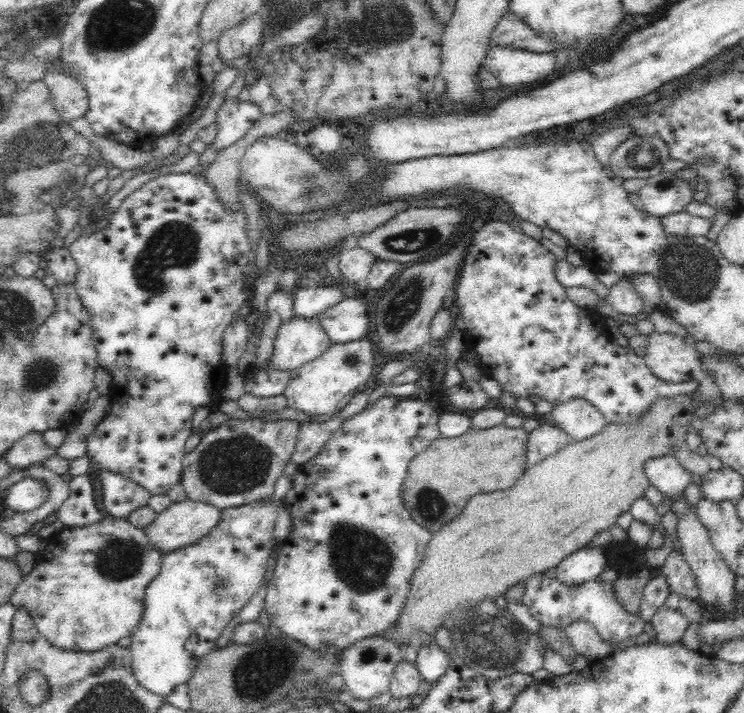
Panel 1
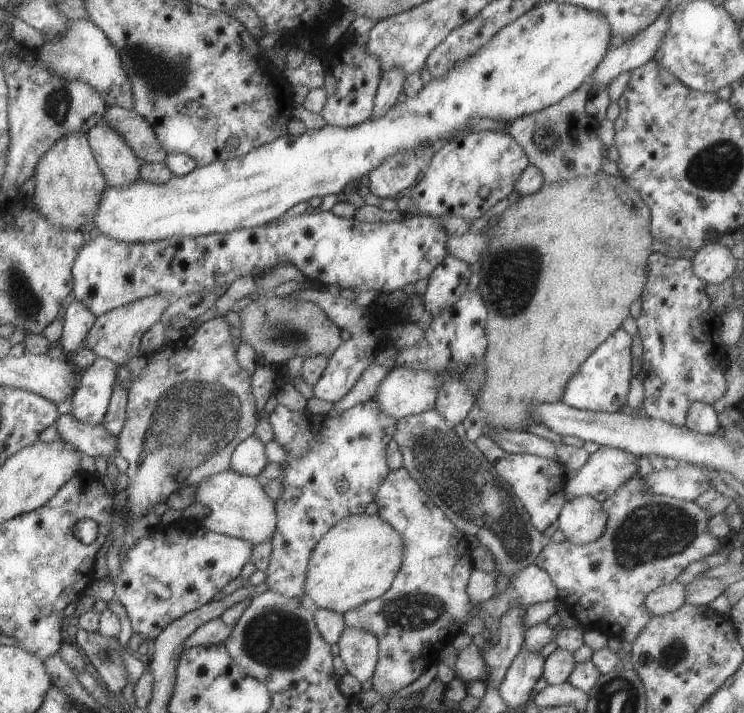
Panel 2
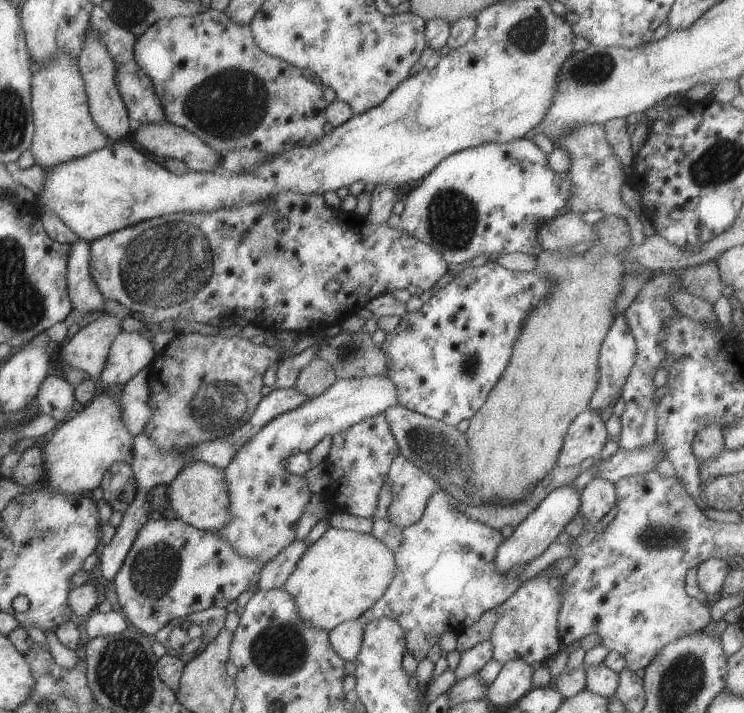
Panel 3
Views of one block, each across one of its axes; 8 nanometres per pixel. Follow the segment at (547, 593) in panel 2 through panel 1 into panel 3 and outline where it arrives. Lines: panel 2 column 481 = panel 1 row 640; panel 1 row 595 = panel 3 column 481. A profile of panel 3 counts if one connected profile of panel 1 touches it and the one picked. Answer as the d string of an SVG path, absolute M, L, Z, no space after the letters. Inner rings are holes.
M387 478L381 484L381 490L377 492L377 504L373 513L371 533L381 540L395 558L395 572L393 580L385 589L383 596L368 608L357 622L365 625L371 620L387 617L397 621L404 632L405 650L418 661L427 656L431 646L437 645L438 637L444 632L453 632L458 635L465 628L471 626L479 619L483 612L503 604L526 581L519 576L523 570L521 566L513 566L507 572L495 570L495 550L503 542L503 536L499 529L491 528L485 524L471 520L465 516L465 512L457 510L456 500L444 490L437 490L429 496L427 504L421 514L421 518L405 528L397 528L389 522L387 508L391 504L391 484Z

